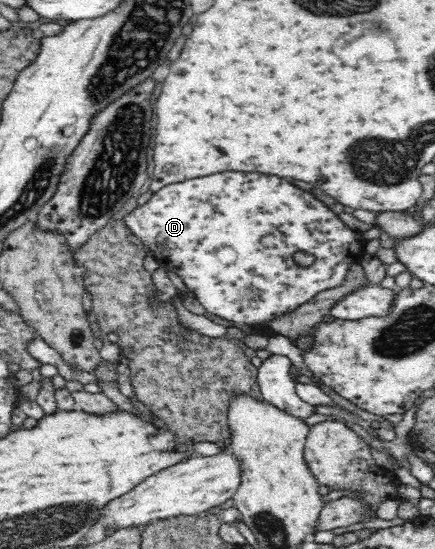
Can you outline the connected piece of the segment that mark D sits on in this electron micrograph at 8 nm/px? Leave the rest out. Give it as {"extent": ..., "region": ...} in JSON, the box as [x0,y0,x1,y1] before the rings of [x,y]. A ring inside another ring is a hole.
{"extent":[125,172,366,326],"region":[[[220,172],[220,174],[212,174],[212,176],[202,176],[202,178],[194,178],[185,182],[178,182],[152,195],[149,201],[136,208],[125,220],[130,231],[136,235],[136,238],[144,241],[149,246],[151,253],[159,264],[167,266],[172,272],[176,272],[182,280],[187,291],[194,294],[194,297],[202,304],[206,311],[210,314],[216,314],[225,319],[230,319],[240,323],[247,323],[252,326],[267,322],[272,316],[294,310],[300,304],[308,302],[316,294],[328,290],[328,288],[336,288],[344,284],[348,267],[351,264],[358,263],[364,257],[363,247],[366,244],[362,240],[362,234],[350,230],[345,226],[334,212],[328,210],[328,207],[322,202],[318,202],[312,194],[308,194],[306,190],[300,190],[292,184],[288,184],[282,178],[270,176],[270,174],[252,174],[252,172]],[[294,252],[308,252],[315,256],[315,261],[309,267],[298,267],[292,259]]]}

